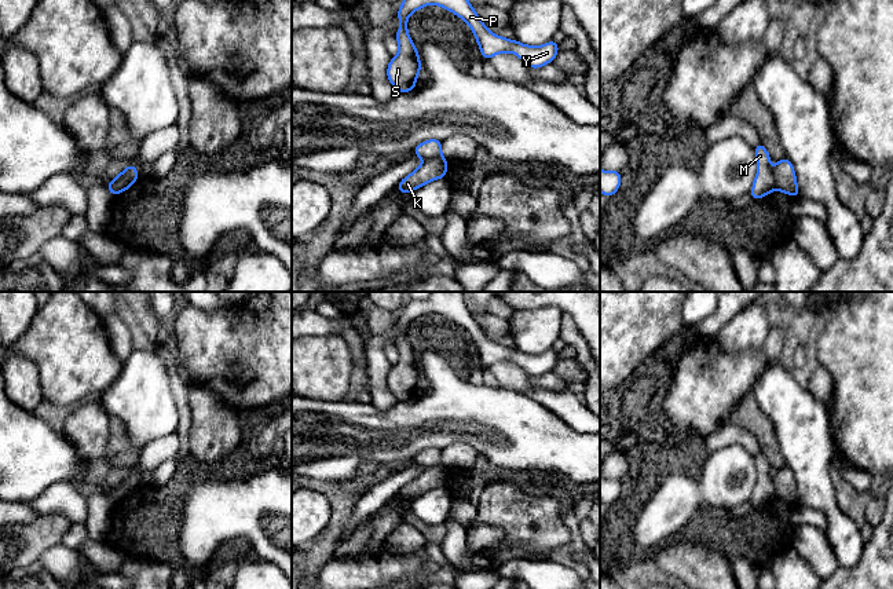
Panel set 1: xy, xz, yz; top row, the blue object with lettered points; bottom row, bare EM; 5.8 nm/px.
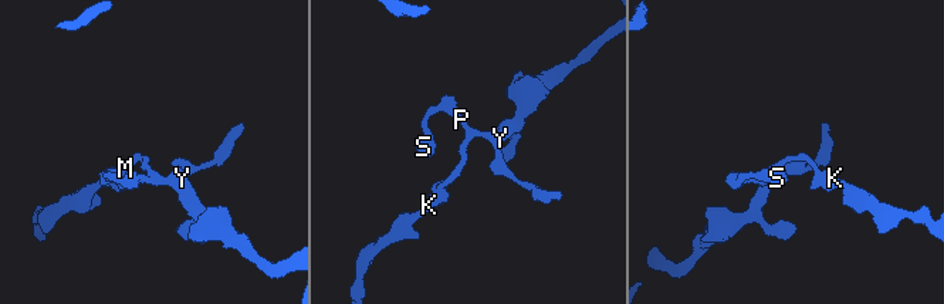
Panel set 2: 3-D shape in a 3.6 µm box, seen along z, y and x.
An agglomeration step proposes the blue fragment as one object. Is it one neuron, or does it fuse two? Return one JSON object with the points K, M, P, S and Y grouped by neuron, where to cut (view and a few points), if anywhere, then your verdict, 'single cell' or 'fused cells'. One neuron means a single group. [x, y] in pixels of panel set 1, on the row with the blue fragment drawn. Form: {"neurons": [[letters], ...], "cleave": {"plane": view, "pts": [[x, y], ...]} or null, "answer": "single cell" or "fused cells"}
{"neurons": [["K"], ["M", "P", "S", "Y"]], "cleave": {"plane": "yz", "pts": [[772, 169], [776, 189]]}, "answer": "fused cells"}

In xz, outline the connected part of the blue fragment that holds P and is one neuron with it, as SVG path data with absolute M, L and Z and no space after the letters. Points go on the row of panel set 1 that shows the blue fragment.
M403 0L398 10L400 26L395 36L399 44L399 52L396 56L391 58L387 67L388 80L398 92L405 94L416 89L416 81L421 70L421 61L418 58L418 50L409 36L406 23L414 11L428 4L436 4L462 18L472 29L484 61L488 61L497 54L512 52L528 67L538 69L552 63L557 55L559 43L553 40L535 47L491 33L468 0Z

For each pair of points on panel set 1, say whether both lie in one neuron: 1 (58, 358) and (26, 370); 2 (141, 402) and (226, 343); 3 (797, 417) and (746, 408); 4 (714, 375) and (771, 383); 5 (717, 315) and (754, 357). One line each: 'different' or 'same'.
1: different
2: different
3: different
4: different
5: different

